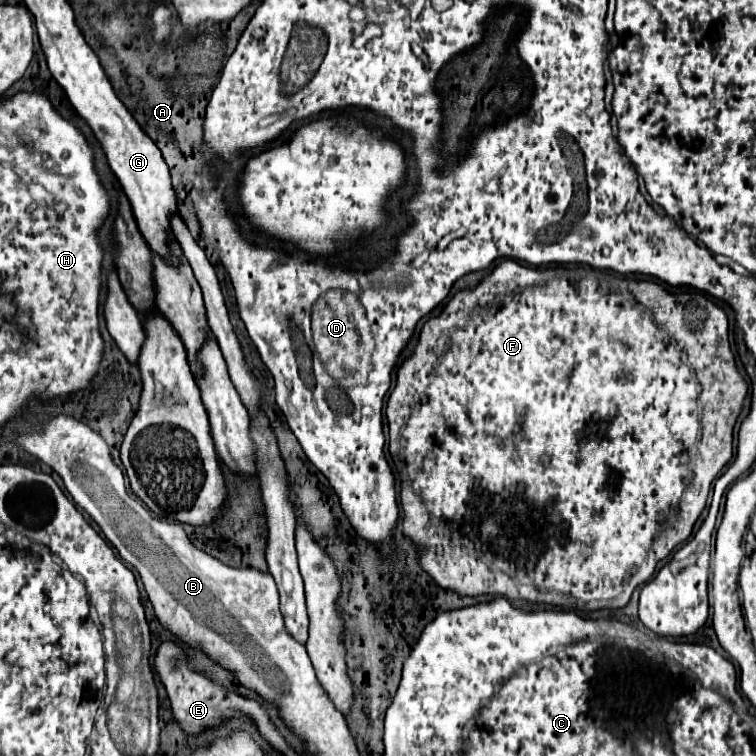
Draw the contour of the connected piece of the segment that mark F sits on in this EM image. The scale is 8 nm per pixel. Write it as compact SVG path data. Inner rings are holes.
M506 259L500 265L496 265L496 269L486 279L482 279L482 283L474 291L464 289L464 291L456 293L438 317L428 319L428 323L420 331L420 339L418 339L418 345L416 345L412 357L408 361L404 361L402 367L398 369L396 387L390 393L390 399L386 405L386 419L388 419L388 429L390 429L388 449L390 449L392 461L396 465L396 471L402 479L402 493L400 493L402 509L404 509L402 531L404 531L404 535L408 535L414 543L418 543L422 547L422 553L420 553L422 569L428 571L428 575L444 589L454 589L456 593L468 595L468 597L490 595L490 597L522 599L522 601L530 601L530 603L548 603L548 605L560 605L564 609L578 609L578 611L596 611L596 609L600 609L600 607L592 607L596 603L606 605L606 609L610 609L610 601L616 599L618 595L622 595L624 587L638 587L640 583L646 583L654 575L658 561L668 557L680 543L684 543L690 537L696 519L700 517L700 513L706 506L711 483L718 477L720 469L732 459L732 429L734 429L738 415L740 415L740 409L742 409L742 403L744 403L744 397L746 397L748 390L749 385L736 369L734 355L730 351L726 313L716 303L712 303L710 297L702 295L700 291L690 289L690 291L682 291L682 293L670 293L658 283L618 277L612 271L598 271L592 267L584 269L582 265L568 265L568 267L558 265L558 267L536 269L536 267L524 267L512 259Z

